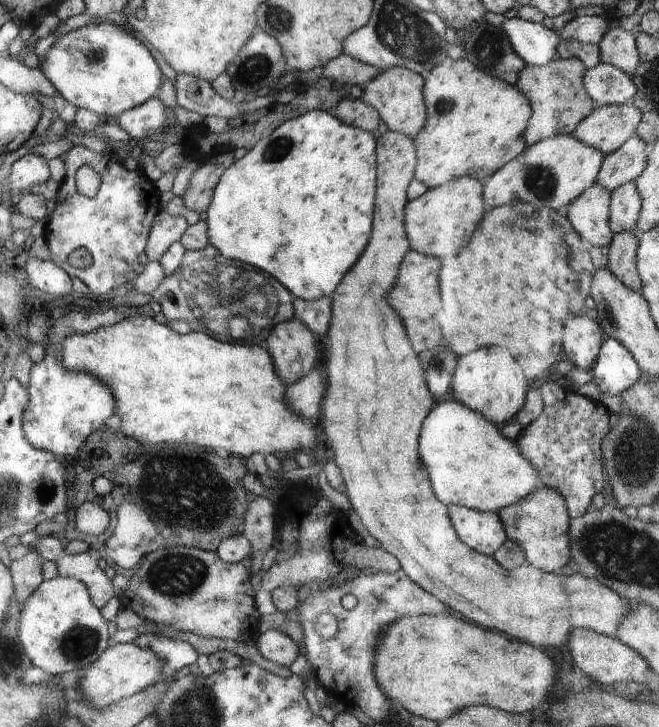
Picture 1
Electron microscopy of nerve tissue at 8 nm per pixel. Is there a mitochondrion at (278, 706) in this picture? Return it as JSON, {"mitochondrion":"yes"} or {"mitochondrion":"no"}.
{"mitochondrion":"no"}

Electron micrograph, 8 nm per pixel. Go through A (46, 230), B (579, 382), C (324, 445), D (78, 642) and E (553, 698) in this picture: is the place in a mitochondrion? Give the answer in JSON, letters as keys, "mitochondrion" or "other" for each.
{"A":"other","B":"other","C":"other","D":"mitochondrion","E":"other"}

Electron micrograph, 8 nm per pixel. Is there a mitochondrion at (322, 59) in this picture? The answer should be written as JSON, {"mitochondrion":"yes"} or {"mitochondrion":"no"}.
{"mitochondrion":"no"}

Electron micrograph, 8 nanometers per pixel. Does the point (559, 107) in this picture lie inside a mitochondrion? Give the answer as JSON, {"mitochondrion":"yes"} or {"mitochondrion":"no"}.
{"mitochondrion":"no"}

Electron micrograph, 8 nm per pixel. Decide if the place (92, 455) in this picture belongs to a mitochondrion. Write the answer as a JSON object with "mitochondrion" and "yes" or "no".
{"mitochondrion":"no"}

